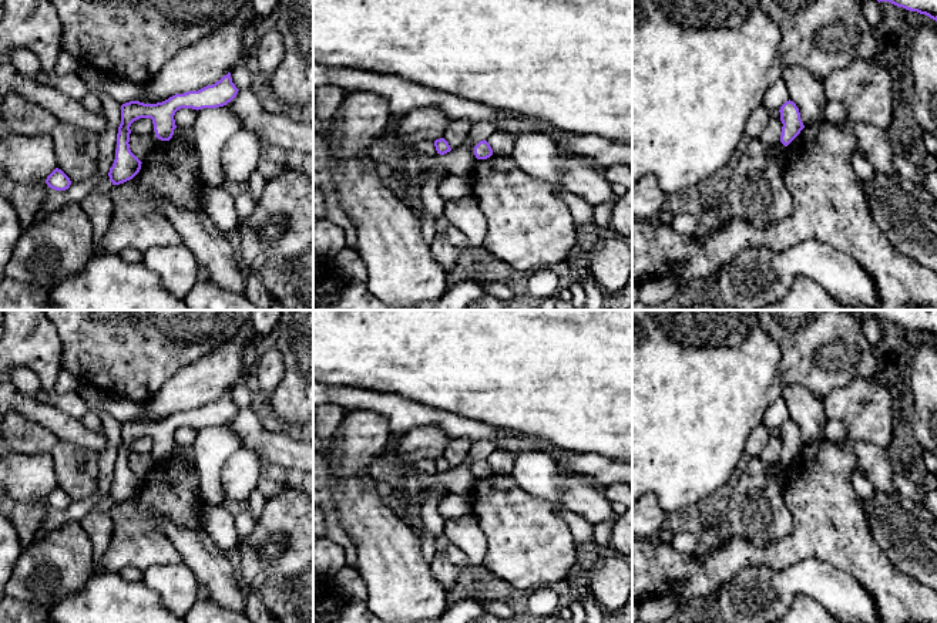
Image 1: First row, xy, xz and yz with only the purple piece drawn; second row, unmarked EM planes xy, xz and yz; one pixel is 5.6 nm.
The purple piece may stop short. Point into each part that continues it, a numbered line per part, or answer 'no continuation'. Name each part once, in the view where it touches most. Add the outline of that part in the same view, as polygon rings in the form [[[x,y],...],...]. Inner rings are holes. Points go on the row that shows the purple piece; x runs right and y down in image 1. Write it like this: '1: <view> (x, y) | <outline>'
no continuation

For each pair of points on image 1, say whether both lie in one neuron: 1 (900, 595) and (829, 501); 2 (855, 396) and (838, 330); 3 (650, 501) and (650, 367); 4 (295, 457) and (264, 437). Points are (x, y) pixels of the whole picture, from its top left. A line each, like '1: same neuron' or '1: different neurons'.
1: same neuron
2: different neurons
3: different neurons
4: same neuron

